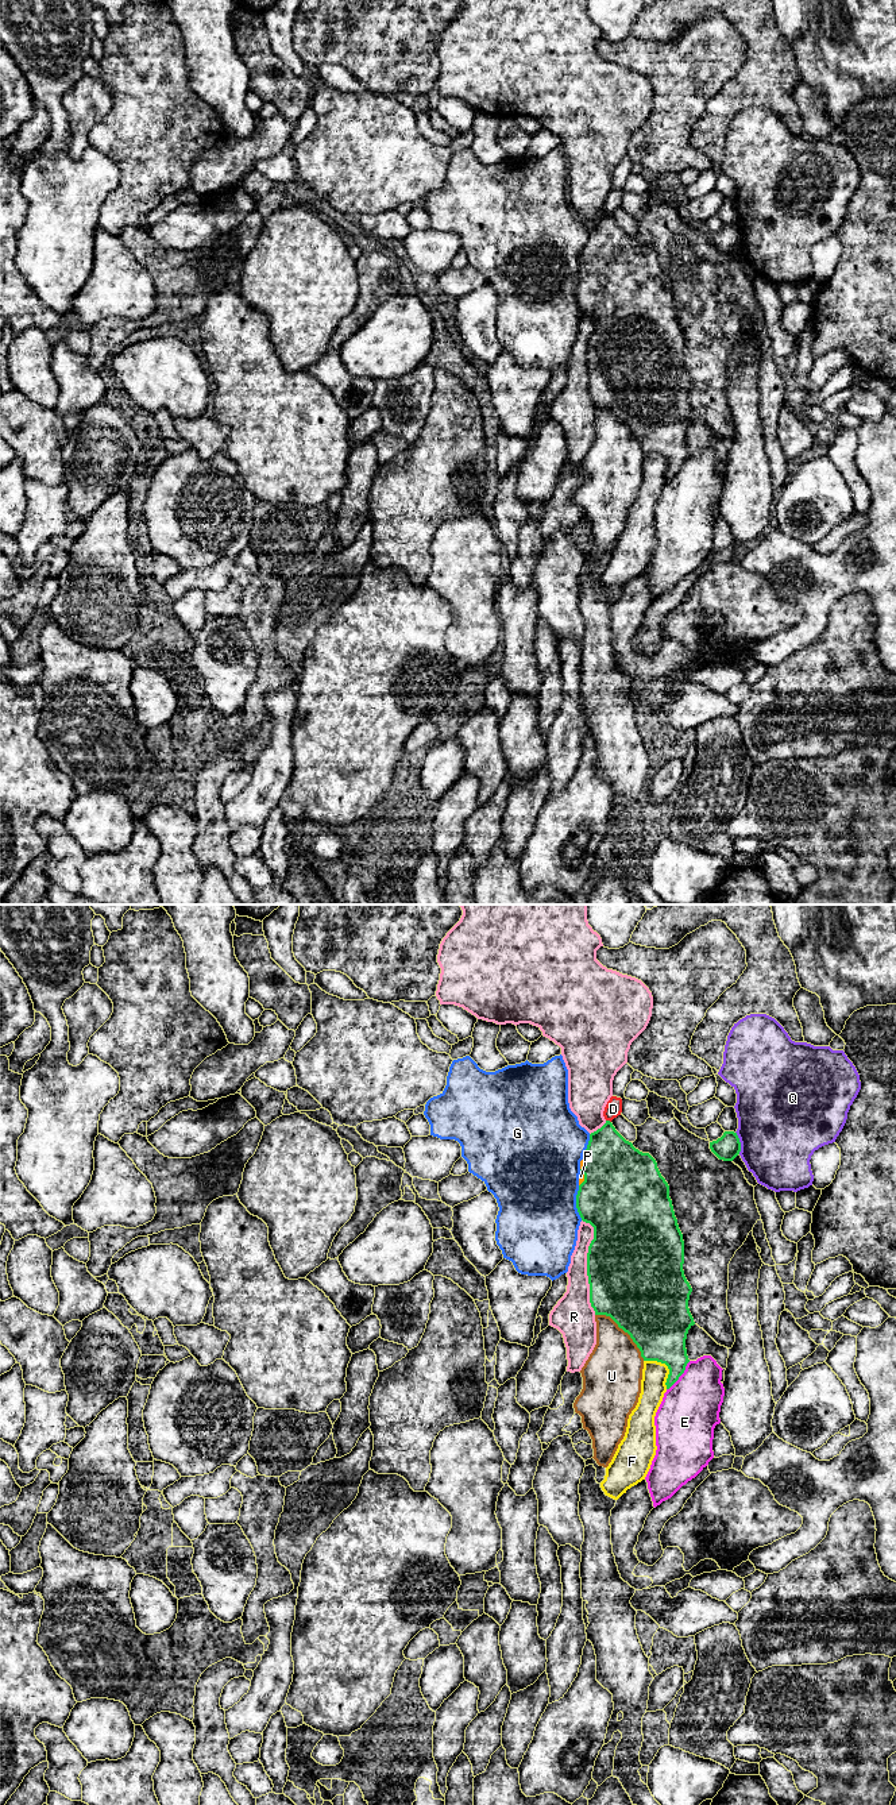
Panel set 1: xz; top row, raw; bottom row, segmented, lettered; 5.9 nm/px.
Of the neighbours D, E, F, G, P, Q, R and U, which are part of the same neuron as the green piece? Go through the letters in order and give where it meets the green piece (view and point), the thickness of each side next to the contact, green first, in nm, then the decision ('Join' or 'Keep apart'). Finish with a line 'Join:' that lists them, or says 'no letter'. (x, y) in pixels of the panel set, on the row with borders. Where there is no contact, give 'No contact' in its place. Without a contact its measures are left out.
D: Touches green at xz (609, 1121). Thickness 320 nm (green) against 100 nm. Keep apart
E: Touches green at xz (680, 1375). Thickness 280 nm (green) against 360 nm. Keep apart
F: Touches green at xz (667, 1365). Thickness 360 nm (green) against 150 nm. Keep apart
G: Touches green at xz (576, 1203). Thickness 460 nm (green) against 480 nm. Keep apart
P: Touches green at xz (582, 1172). Thickness 460 nm (green) against 30 nm. Join
Q: Touches green at xz (740, 1142). Thickness 150 nm (green) against 500 nm. Keep apart
R: Touches green at xz (587, 1265). Thickness 500 nm (green) against 180 nm. Keep apart
U: Touches green at xz (625, 1331). Thickness 480 nm (green) against 340 nm. Keep apart
Join: P

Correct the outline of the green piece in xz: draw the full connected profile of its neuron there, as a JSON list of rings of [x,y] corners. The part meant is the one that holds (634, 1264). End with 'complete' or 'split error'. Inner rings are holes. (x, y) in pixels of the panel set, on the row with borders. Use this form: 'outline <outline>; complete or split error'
outline [[[610,1121],[590,1134],[580,1161],[576,1208],[582,1220],[594,1227],[587,1276],[595,1315],[610,1316],[627,1332],[644,1361],[665,1364],[669,1369],[665,1385],[669,1389],[690,1362],[685,1339],[695,1324],[688,1308],[692,1288],[683,1270],[683,1234],[669,1197],[669,1185],[656,1160],[636,1149]]]; split error

